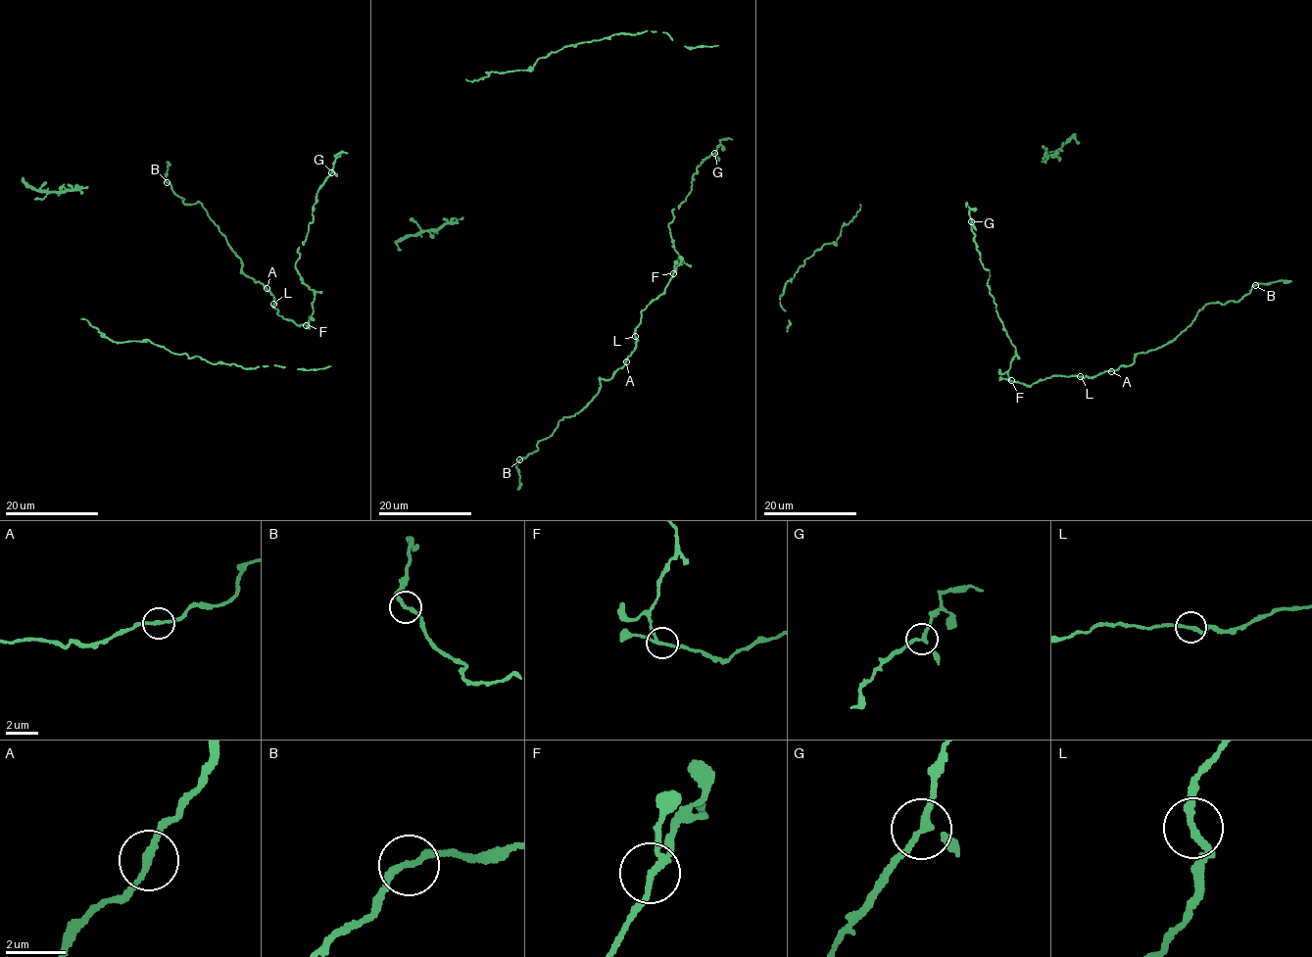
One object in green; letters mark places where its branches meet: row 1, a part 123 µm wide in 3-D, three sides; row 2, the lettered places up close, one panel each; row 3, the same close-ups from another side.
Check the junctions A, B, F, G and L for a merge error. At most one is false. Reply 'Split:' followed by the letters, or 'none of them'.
Split: none of them

